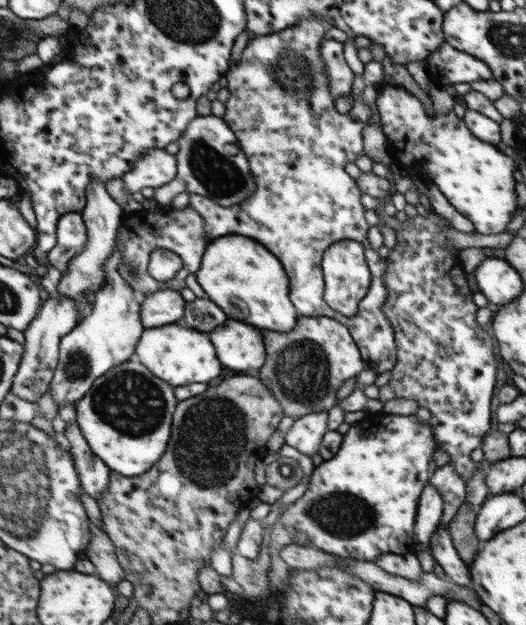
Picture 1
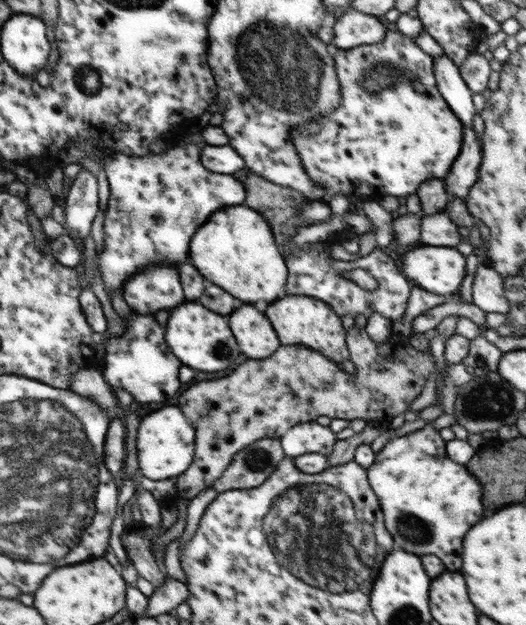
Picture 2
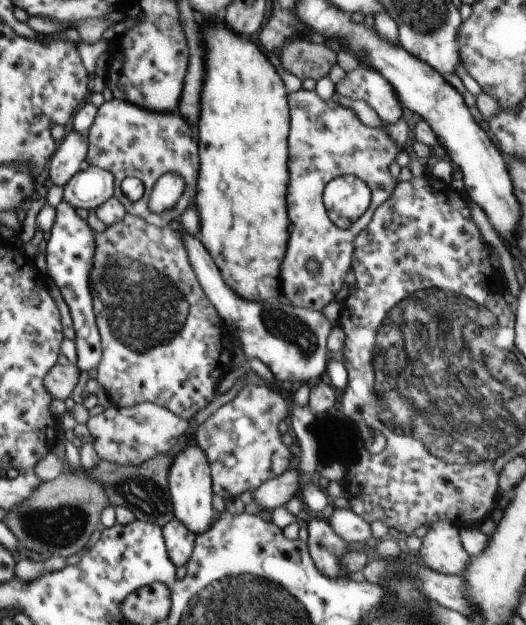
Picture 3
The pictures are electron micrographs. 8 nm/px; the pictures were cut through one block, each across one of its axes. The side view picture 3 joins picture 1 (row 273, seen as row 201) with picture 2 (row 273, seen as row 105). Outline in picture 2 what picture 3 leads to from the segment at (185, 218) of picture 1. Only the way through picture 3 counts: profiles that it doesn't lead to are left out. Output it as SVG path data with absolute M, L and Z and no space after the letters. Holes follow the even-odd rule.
M200 143L174 145L164 154L132 157L126 154L114 154L102 160L104 171L109 182L110 195L104 218L104 245L99 255L99 268L104 288L112 300L112 293L125 290L123 284L144 267L164 265L168 262L178 262L188 254L188 242L192 234L220 208L244 204L246 198L245 186L234 176L212 174L200 164Z

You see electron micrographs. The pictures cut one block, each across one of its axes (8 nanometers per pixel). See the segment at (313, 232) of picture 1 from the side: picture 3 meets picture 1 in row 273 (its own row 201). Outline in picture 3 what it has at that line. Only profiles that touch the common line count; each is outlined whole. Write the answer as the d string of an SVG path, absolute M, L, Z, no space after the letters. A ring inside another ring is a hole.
M361 64L358 68L355 68L353 71L350 71L346 74L346 76L337 84L336 88L337 92L334 94L334 98L328 98L328 100L322 100L322 98L318 98L316 96L316 92L314 90L306 90L304 88L299 89L296 92L290 93L287 95L287 103L289 108L289 134L288 134L288 148L290 148L288 158L288 168L290 168L290 182L288 182L288 194L286 194L286 202L288 202L288 218L290 218L290 236L288 239L288 248L286 249L286 254L284 255L284 260L282 260L282 264L280 264L280 285L281 285L281 292L284 296L290 300L291 304L300 308L307 308L312 309L315 311L321 311L325 306L328 306L331 302L334 302L334 298L336 298L336 294L341 290L344 285L344 278L346 278L346 274L352 269L352 261L353 261L353 250L354 250L354 239L360 232L362 232L374 216L374 212L376 212L376 208L378 208L385 200L388 200L388 197L392 194L394 187L397 185L397 181L392 175L390 174L390 170L388 170L388 166L394 162L398 152L401 152L403 149L406 149L406 146L398 146L394 140L392 140L392 136L388 136L388 132L384 130L384 126L388 126L388 124L384 123L382 127L368 127L364 125L360 119L356 116L356 113L350 108L346 108L342 106L342 104L337 102L336 98L352 98L355 100L365 100L366 104L370 104L372 106L372 110L377 112L380 120L400 120L400 116L406 110L404 110L404 106L402 102L398 99L398 95L394 92L394 88L392 88L392 84L380 74L380 72L376 72L373 68L367 67L364 64ZM342 175L354 175L360 178L360 180L364 180L366 182L366 186L369 186L371 190L371 203L368 207L368 210L364 212L364 214L350 226L350 228L346 228L346 230L341 229L339 226L336 226L327 214L327 210L325 209L325 204L323 203L323 192L324 187L328 182L338 178ZM313 260L317 262L320 266L319 272L316 275L306 268L306 264L308 261Z

